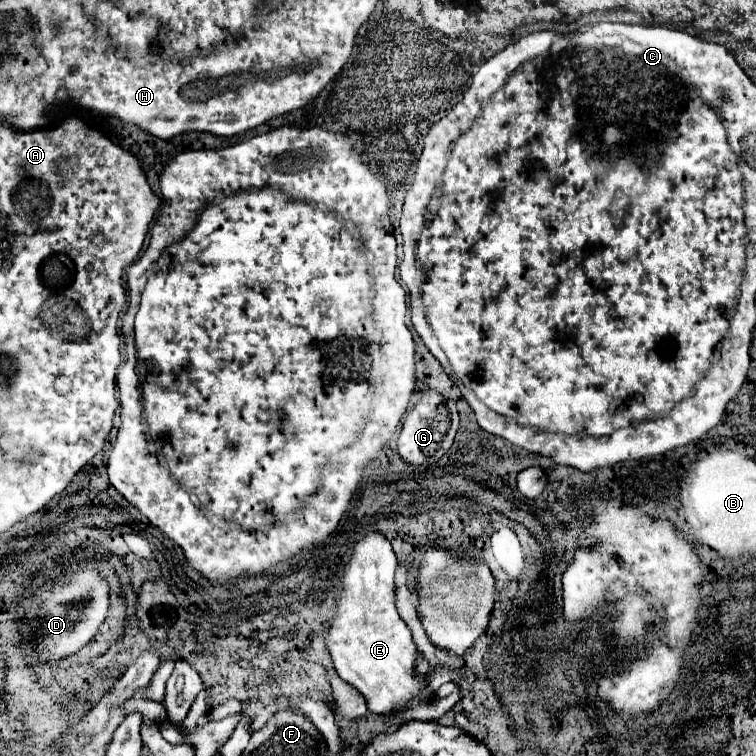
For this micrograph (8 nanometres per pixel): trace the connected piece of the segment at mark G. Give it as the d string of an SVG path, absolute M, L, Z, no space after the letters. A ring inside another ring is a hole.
M428 389L404 417L402 433L398 439L398 451L404 457L404 461L412 463L414 467L432 467L452 447L458 427L460 427L460 417L456 401L446 399L438 391Z

